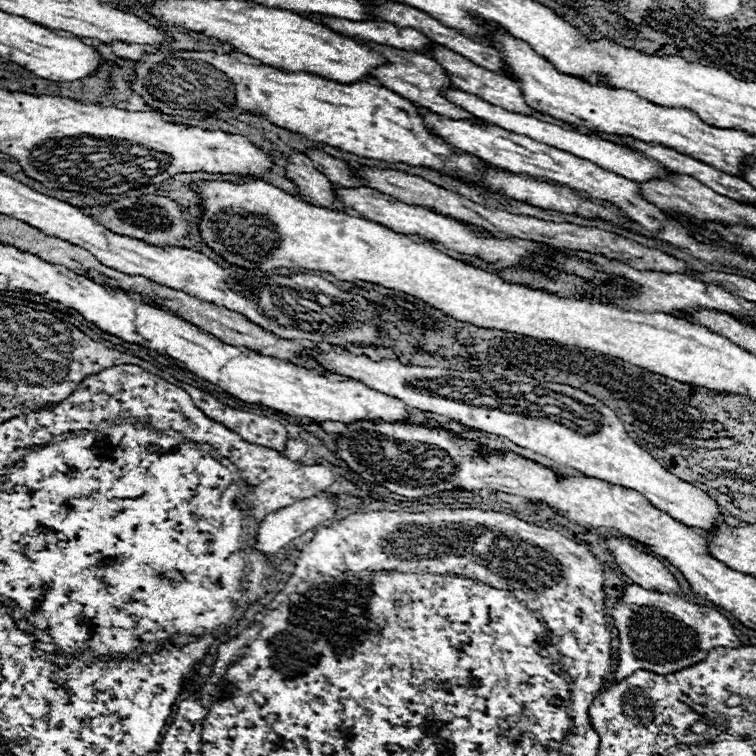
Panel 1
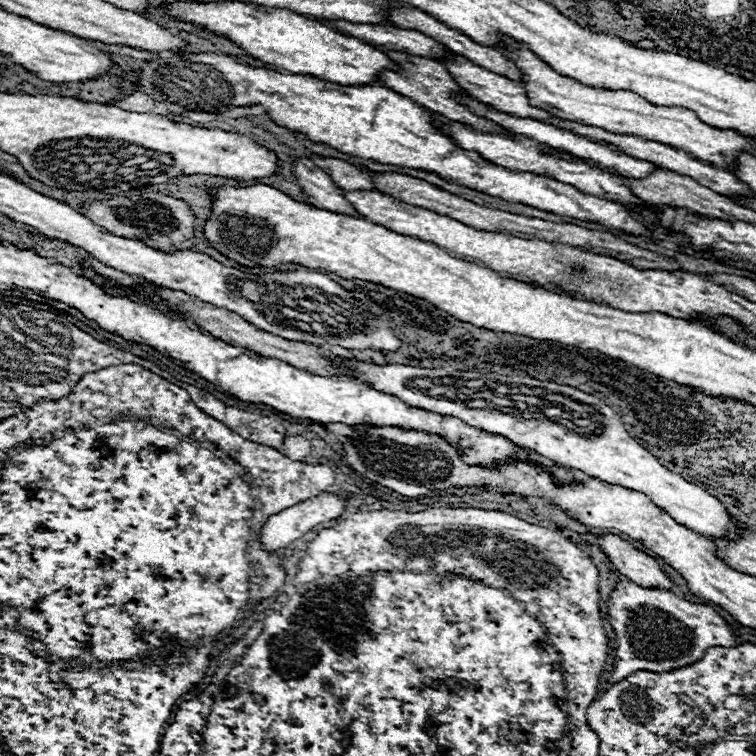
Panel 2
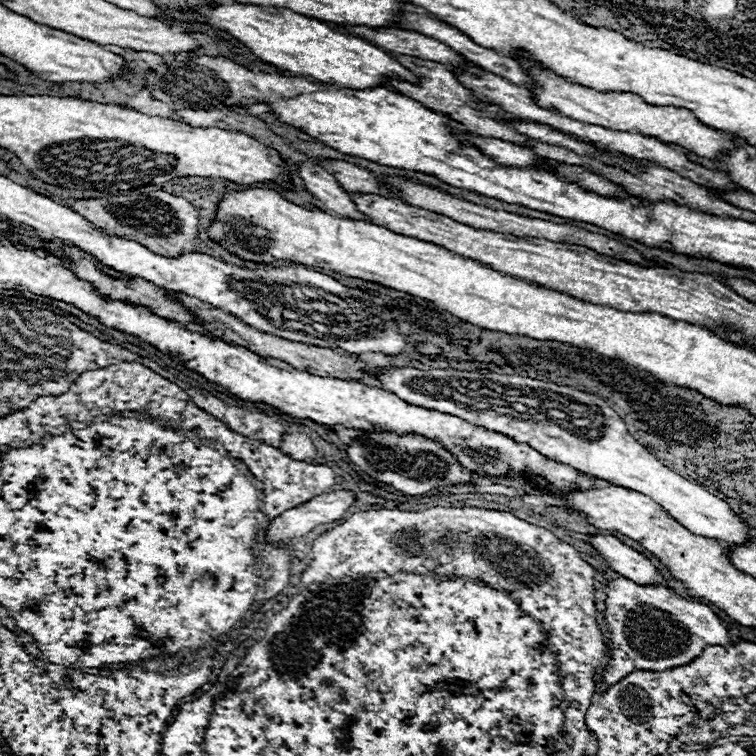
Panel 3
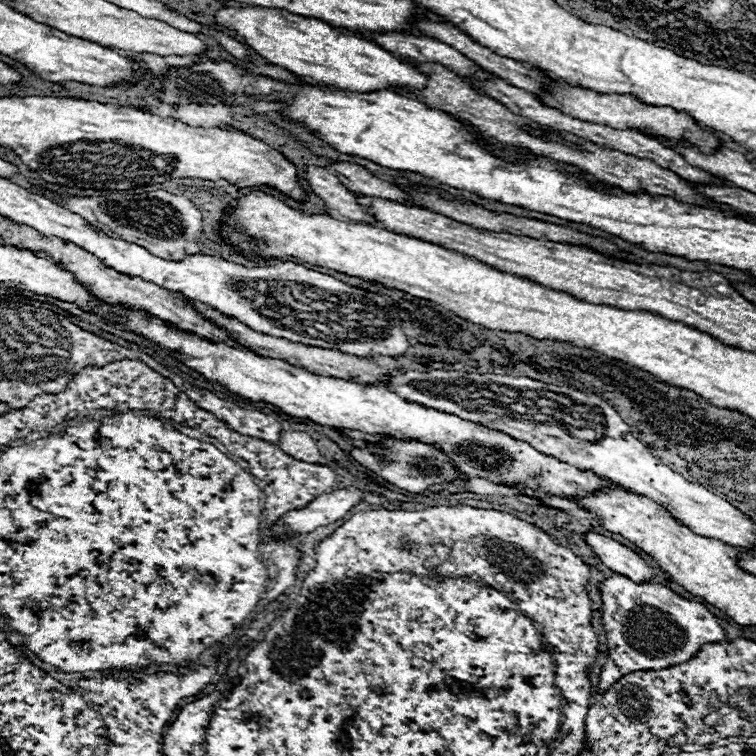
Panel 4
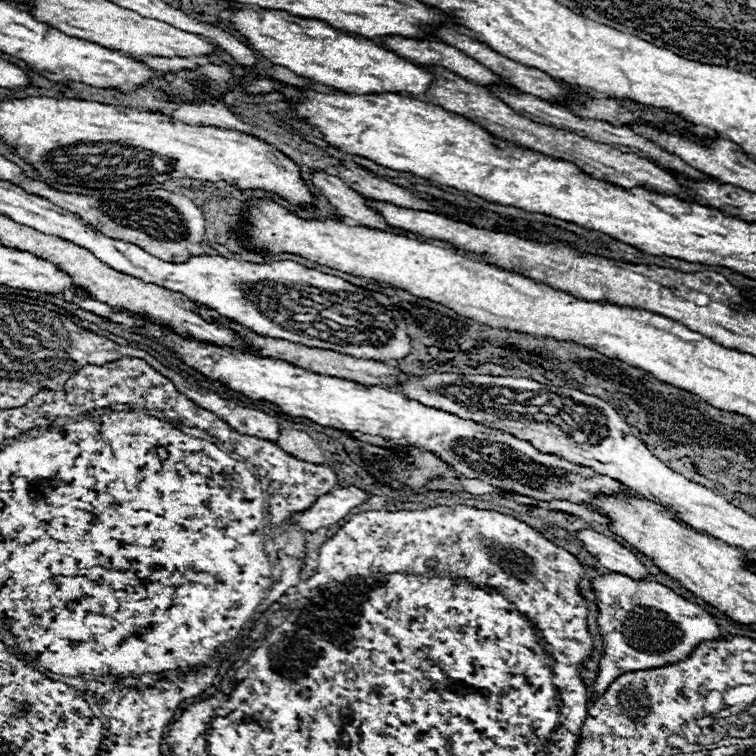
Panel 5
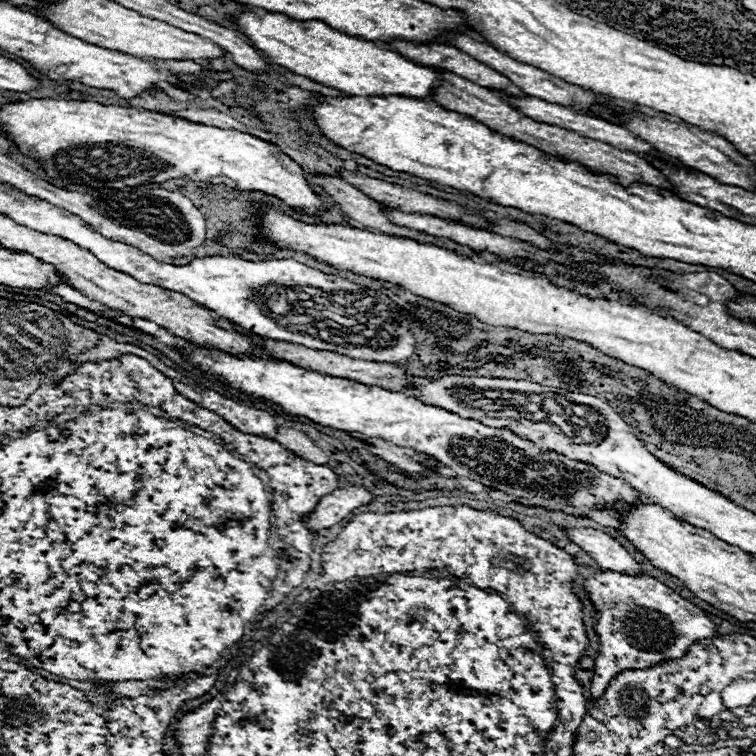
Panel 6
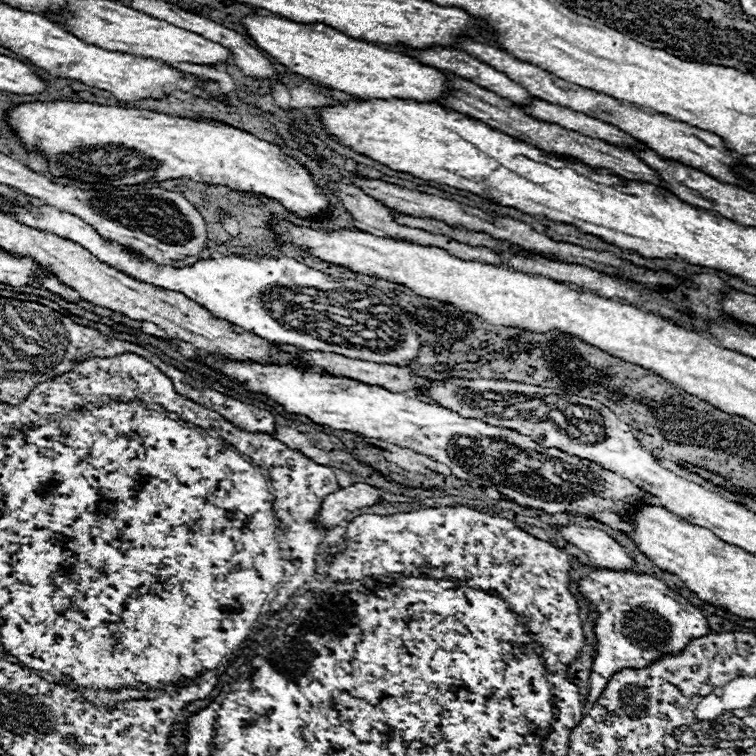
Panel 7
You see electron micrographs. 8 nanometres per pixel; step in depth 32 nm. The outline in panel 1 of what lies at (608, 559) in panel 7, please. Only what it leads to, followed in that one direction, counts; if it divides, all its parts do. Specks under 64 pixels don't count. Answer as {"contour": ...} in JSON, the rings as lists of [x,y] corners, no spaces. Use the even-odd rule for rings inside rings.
{"contour":[[[610,536],[606,544],[608,544],[618,568],[634,584],[638,584],[642,588],[648,588],[648,590],[668,592],[668,594],[678,594],[680,592],[678,580],[660,560],[636,550],[626,540],[616,538],[616,536]]]}

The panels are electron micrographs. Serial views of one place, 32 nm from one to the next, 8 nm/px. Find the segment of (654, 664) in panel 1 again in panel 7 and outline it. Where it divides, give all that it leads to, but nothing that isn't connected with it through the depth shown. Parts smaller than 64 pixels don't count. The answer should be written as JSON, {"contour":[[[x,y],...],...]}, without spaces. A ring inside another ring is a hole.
{"contour":[[[598,568],[580,580],[580,592],[596,604],[594,634],[598,646],[592,662],[588,702],[600,698],[608,680],[618,670],[646,668],[666,654],[682,654],[690,640],[712,632],[706,616],[694,604],[670,590],[662,580],[648,574]]]}

